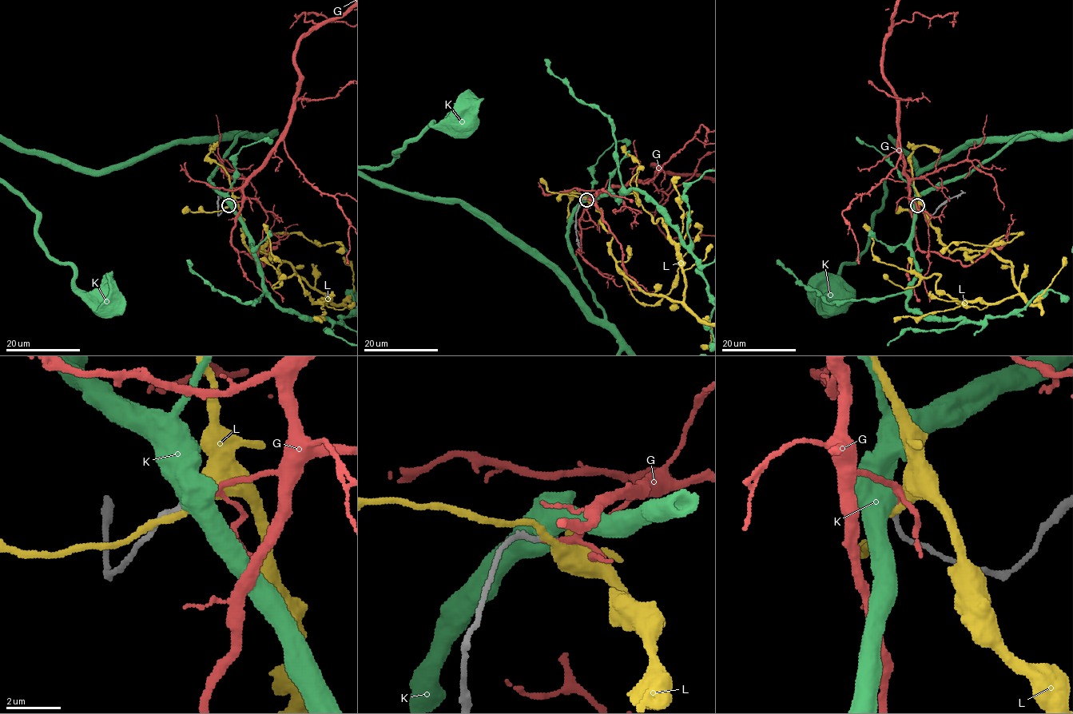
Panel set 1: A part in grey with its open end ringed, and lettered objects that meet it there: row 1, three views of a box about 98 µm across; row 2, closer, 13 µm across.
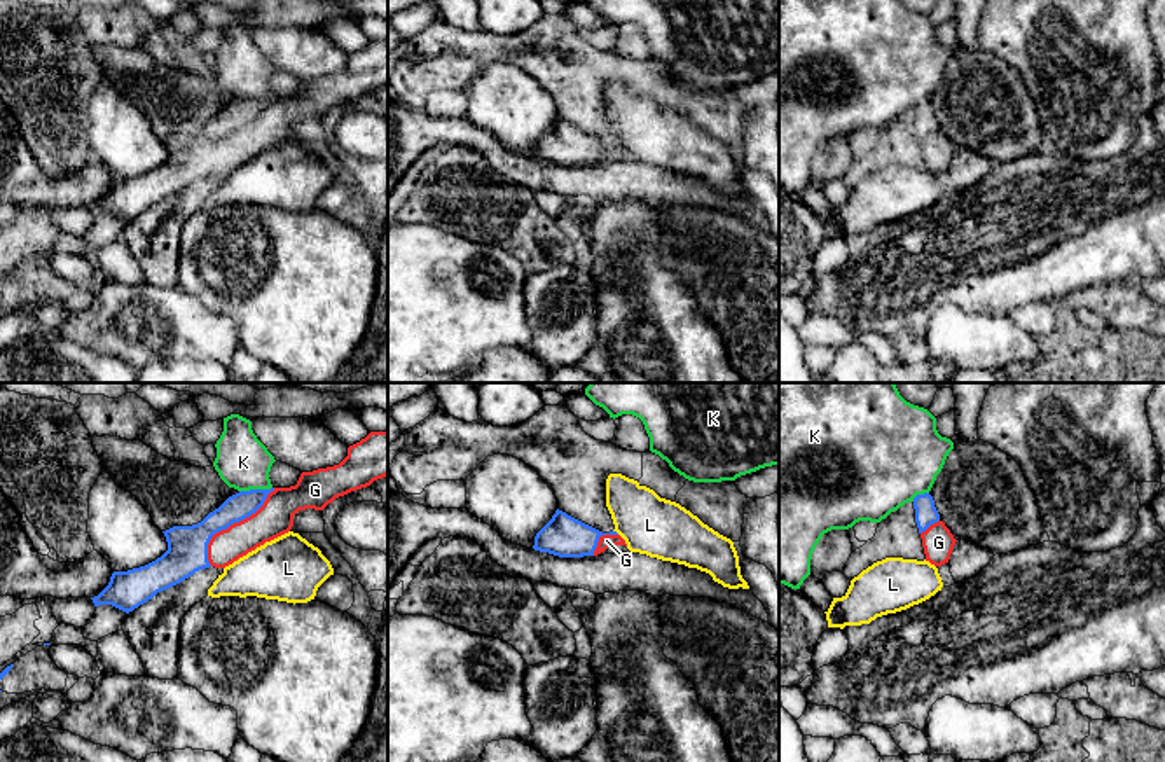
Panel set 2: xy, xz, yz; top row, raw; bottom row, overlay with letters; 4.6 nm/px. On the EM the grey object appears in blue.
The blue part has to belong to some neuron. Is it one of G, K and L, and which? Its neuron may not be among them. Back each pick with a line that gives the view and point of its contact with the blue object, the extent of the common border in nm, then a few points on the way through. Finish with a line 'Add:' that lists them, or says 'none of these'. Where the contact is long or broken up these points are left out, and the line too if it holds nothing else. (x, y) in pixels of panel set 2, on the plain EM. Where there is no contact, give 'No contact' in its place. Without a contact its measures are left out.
G: Touches blue at xy (231, 131). Shared border 460 nm
Add: G

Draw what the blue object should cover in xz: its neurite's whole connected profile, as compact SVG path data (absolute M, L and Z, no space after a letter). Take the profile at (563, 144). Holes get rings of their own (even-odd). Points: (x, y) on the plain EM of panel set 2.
M557 117L536 142L533 157L559 166L583 166L597 164L611 154L627 156L617 140L603 142Z

